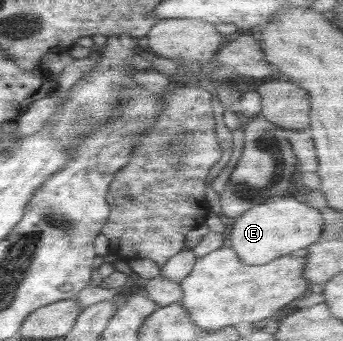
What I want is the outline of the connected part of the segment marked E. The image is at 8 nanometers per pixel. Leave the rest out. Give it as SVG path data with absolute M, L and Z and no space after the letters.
M274 192L266 202L254 205L253 208L243 212L228 224L226 245L234 249L244 264L260 266L278 256L284 256L294 250L302 250L311 244L320 243L325 236L326 221L327 219L319 210L316 210L315 206L306 206L292 196Z

